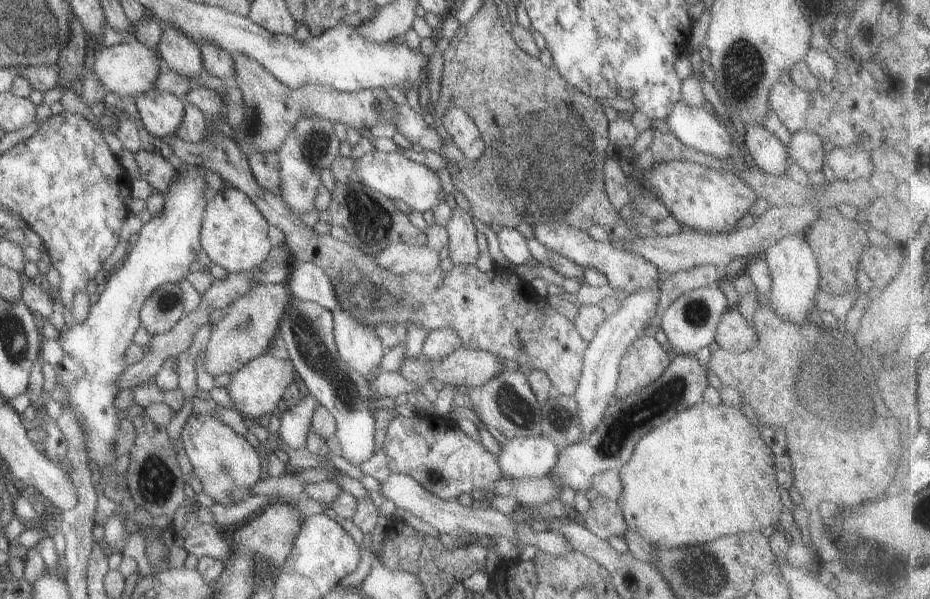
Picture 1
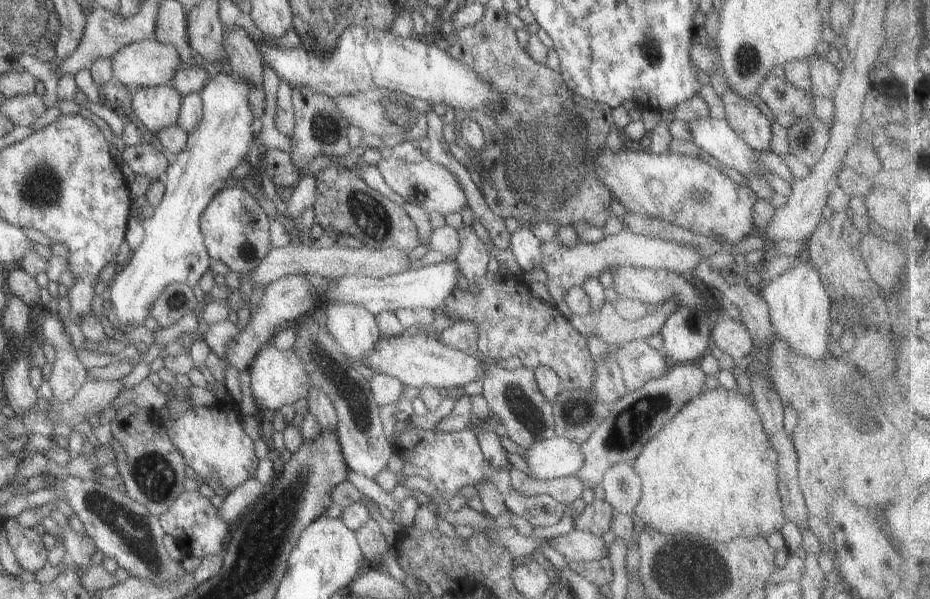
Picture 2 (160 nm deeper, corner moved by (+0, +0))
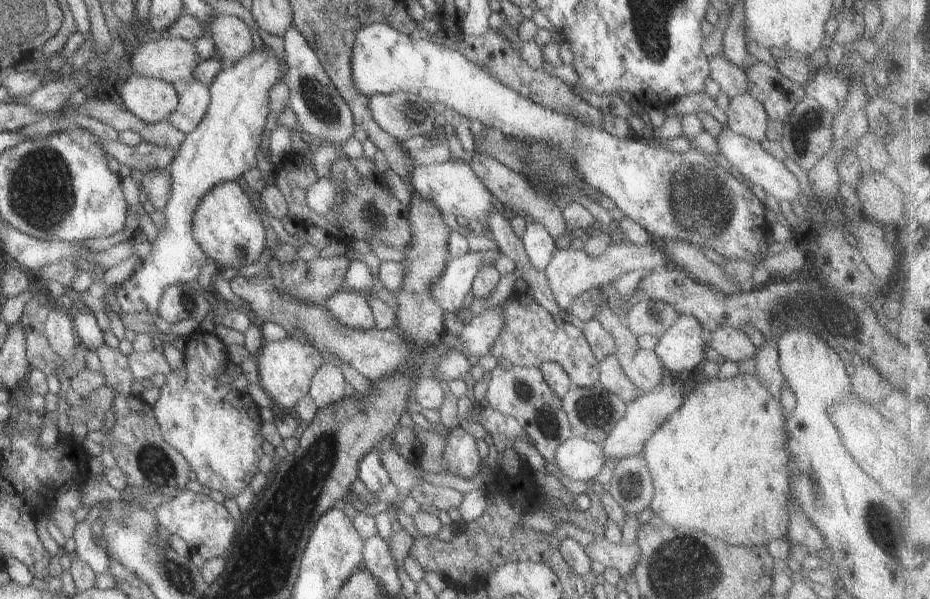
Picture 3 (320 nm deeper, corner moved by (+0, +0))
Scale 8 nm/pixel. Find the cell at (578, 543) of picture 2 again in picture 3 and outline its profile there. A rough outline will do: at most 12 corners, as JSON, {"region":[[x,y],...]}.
{"region":[[595,536],[582,548],[592,561],[625,577],[638,563],[640,550],[631,544]]}

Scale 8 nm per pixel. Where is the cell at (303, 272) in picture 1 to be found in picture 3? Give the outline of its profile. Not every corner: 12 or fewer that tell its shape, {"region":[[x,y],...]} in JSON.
{"region":[[497,248],[448,258],[429,287],[444,312],[457,313],[479,269]]}

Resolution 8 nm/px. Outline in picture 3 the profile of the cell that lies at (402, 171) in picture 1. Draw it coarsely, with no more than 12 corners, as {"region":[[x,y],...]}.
{"region":[[461,159],[415,165],[411,192],[484,223],[493,195]]}

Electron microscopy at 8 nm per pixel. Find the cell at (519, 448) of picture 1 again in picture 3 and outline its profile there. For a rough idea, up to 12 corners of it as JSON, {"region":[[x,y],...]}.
{"region":[[569,437],[555,449],[557,476],[591,480],[605,464],[598,443]]}

